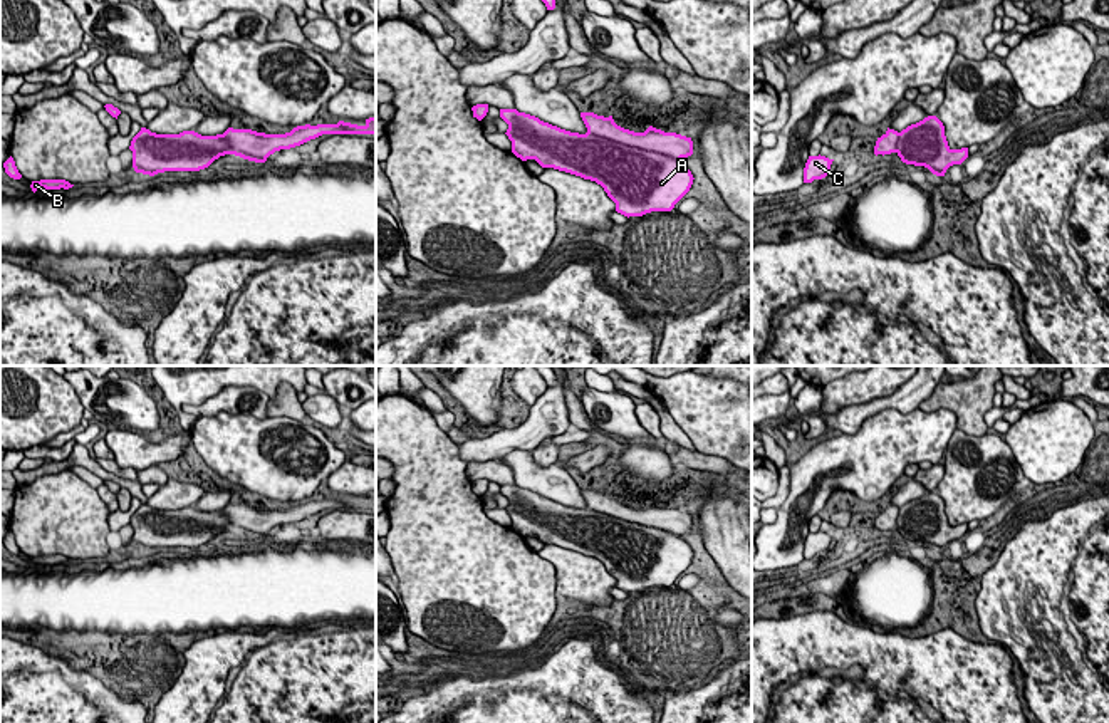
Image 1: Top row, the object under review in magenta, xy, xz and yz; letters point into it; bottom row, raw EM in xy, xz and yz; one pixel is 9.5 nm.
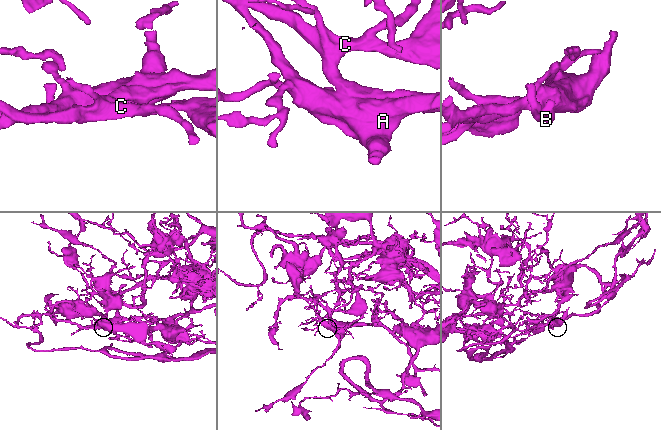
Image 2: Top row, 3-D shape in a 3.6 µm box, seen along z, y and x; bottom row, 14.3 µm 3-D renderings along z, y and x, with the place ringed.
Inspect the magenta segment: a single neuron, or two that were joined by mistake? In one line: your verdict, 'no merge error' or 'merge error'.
no merge error

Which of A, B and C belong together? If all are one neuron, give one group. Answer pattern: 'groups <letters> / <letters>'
groups A B C

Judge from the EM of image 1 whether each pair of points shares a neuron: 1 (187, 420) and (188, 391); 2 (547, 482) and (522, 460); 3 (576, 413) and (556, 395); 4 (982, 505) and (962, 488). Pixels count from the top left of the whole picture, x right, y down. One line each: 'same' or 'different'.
1: same
2: same
3: different
4: same

